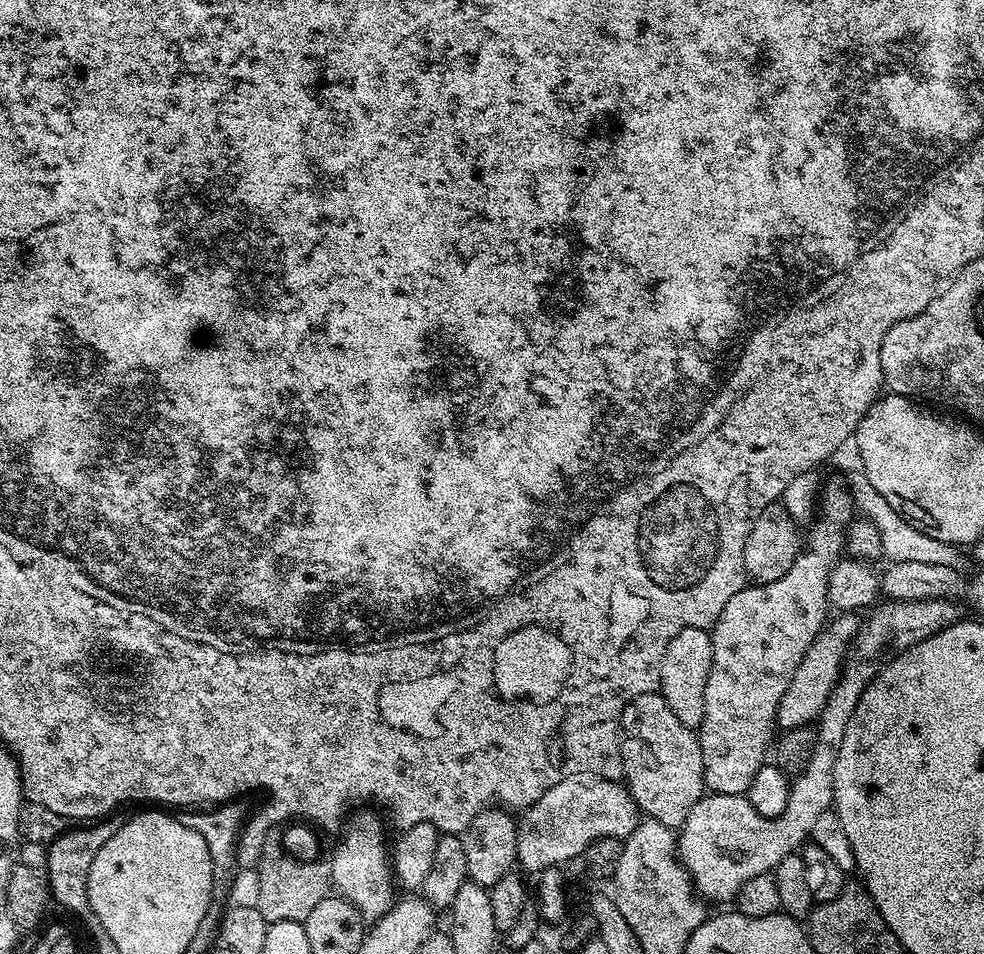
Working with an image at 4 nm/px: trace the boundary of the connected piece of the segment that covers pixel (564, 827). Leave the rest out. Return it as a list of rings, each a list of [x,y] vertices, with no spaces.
[[[576,774],[563,779],[531,805],[525,811],[517,827],[516,857],[519,867],[538,874],[547,868],[564,865],[566,860],[576,859],[583,855],[585,849],[600,837],[614,837],[619,840],[627,839],[640,823],[640,811],[634,803],[627,787],[619,781],[608,780],[600,775]]]

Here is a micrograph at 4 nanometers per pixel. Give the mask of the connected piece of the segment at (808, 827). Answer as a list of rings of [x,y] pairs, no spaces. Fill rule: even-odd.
[[[948,598],[930,600],[893,600],[884,602],[871,613],[872,617],[861,623],[850,645],[851,655],[845,659],[836,686],[815,725],[816,745],[810,754],[810,762],[791,781],[786,810],[781,816],[766,818],[753,813],[747,795],[718,796],[705,794],[692,807],[684,827],[678,832],[678,855],[680,863],[692,877],[692,883],[705,901],[728,900],[747,880],[771,873],[782,858],[793,855],[811,837],[814,822],[833,807],[834,770],[836,753],[840,751],[846,726],[858,706],[858,698],[865,695],[864,688],[875,677],[877,665],[864,664],[880,656],[903,632],[909,632],[913,641],[924,640],[933,632],[940,632],[955,621],[956,608]]]

